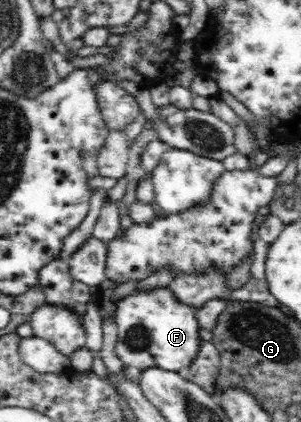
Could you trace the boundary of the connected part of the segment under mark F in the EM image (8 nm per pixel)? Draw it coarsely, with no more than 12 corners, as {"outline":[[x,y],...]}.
{"outline":[[168,285],[114,302],[116,352],[177,371],[198,350],[196,307]]}

